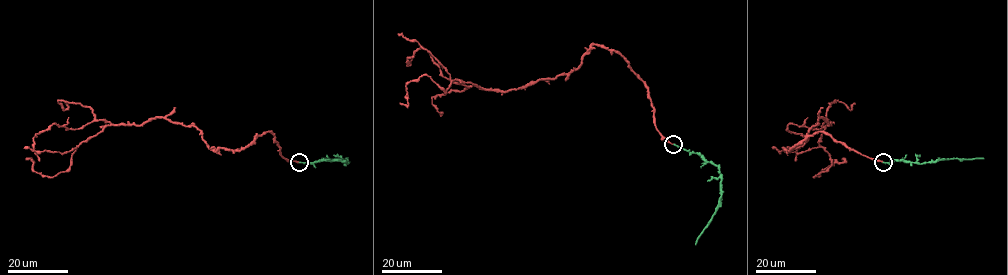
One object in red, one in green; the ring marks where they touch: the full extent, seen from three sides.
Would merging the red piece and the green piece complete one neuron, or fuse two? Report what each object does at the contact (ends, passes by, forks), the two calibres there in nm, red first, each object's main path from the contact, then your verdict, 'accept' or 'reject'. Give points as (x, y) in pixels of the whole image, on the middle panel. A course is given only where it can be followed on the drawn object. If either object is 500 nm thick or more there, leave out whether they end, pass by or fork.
red ends; green ends; calibres 280 and 280 nm; course red (674, 144), (644, 82), (597, 45), (554, 78), (507, 91), (453, 80), (445, 92), (422, 75), (399, 102); course green (674, 144), (699, 153), (716, 165), (720, 173), (721, 196), (717, 209), (695, 245); accept

